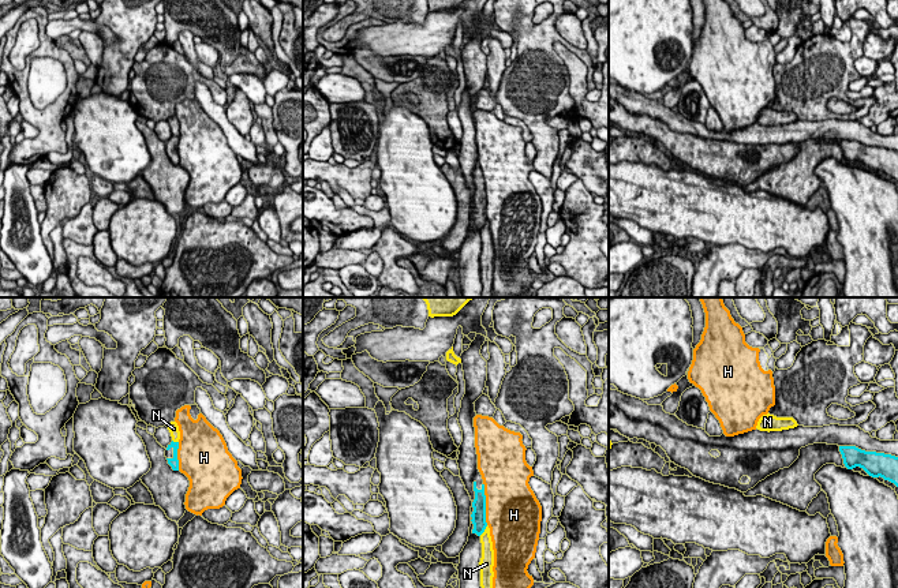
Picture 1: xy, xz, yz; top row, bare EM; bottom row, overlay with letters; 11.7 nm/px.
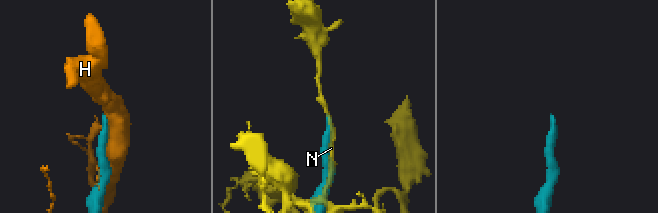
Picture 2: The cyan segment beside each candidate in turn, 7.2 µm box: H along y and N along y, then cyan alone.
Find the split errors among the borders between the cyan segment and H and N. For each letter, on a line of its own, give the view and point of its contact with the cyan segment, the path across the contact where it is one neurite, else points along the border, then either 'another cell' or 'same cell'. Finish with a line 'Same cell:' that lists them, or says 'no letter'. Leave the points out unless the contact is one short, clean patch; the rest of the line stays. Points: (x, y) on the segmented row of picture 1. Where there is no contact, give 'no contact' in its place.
H: xz (485, 504) | another cell
N: xz (483, 531) | another cell
Same cell: no letter

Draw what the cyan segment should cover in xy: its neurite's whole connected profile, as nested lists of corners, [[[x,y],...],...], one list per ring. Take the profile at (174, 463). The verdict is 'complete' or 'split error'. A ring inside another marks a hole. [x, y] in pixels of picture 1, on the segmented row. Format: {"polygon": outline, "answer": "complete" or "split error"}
{"polygon": [[[166,426],[156,428],[154,438],[165,447],[165,457],[173,471],[179,471],[177,449],[179,442],[173,442]]], "answer": "split error"}

